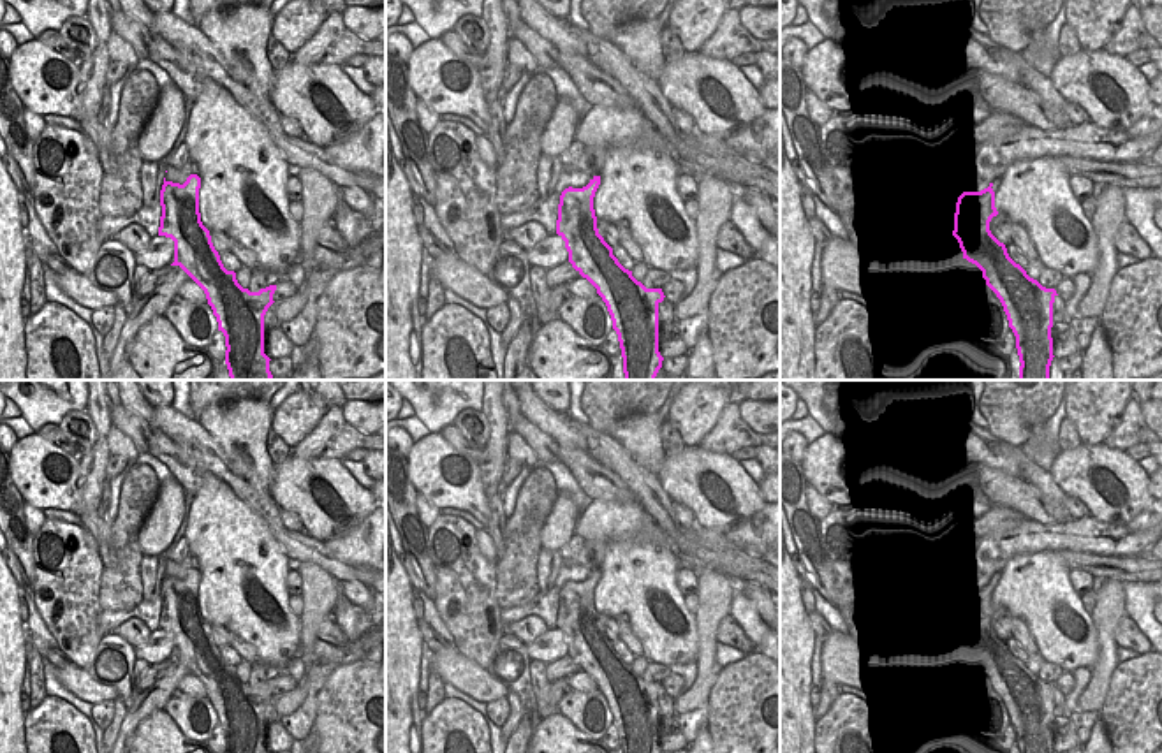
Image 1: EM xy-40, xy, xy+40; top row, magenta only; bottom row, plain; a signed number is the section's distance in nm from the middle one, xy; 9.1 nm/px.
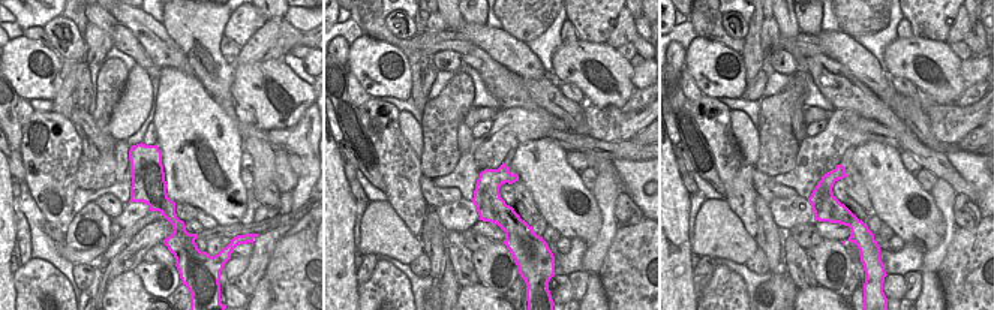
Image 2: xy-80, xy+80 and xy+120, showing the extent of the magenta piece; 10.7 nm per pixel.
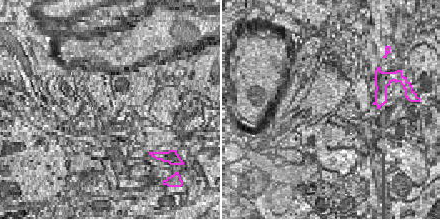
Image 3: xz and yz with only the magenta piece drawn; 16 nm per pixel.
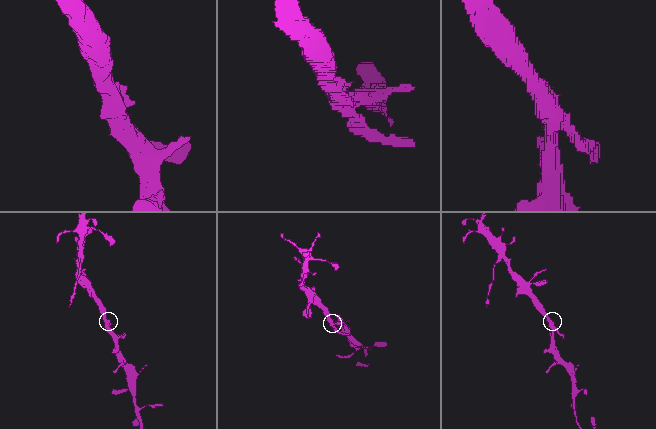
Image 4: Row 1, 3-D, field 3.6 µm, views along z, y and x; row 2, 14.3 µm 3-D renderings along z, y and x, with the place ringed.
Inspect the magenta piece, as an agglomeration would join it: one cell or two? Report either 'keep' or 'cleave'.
keep

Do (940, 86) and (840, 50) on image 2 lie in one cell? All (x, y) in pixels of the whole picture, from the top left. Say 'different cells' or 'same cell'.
different cells

